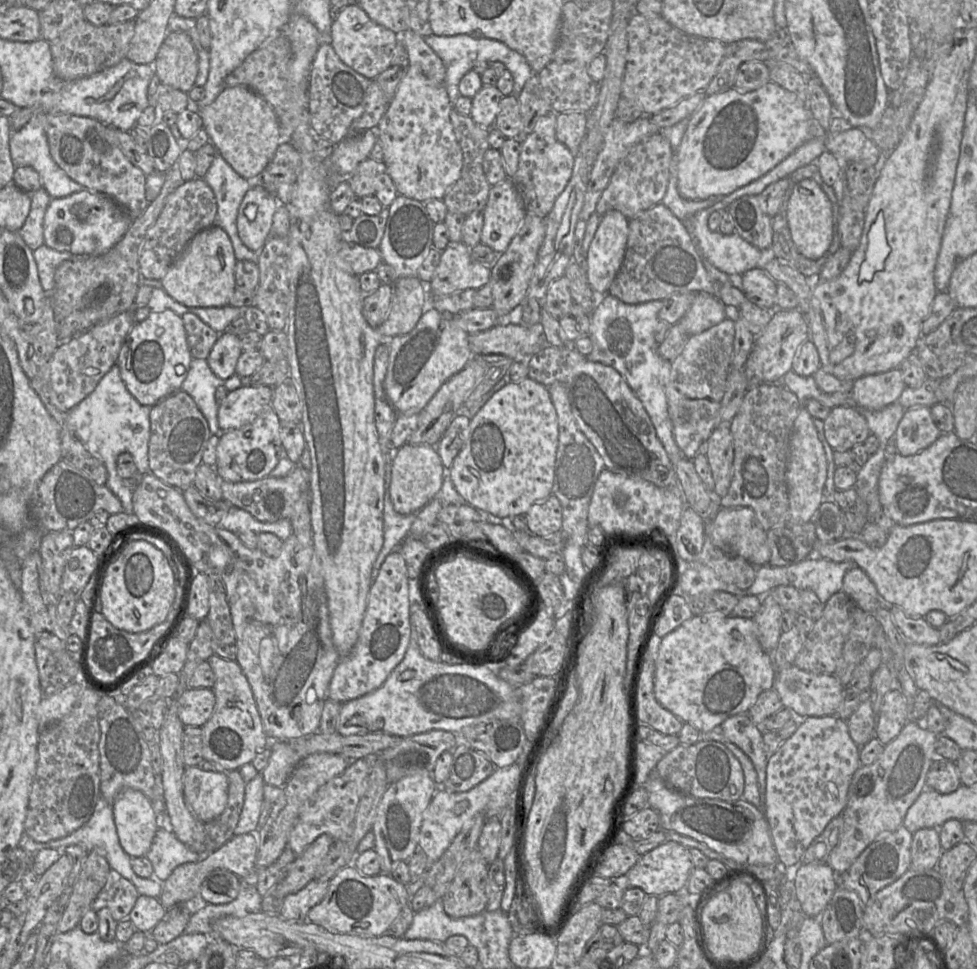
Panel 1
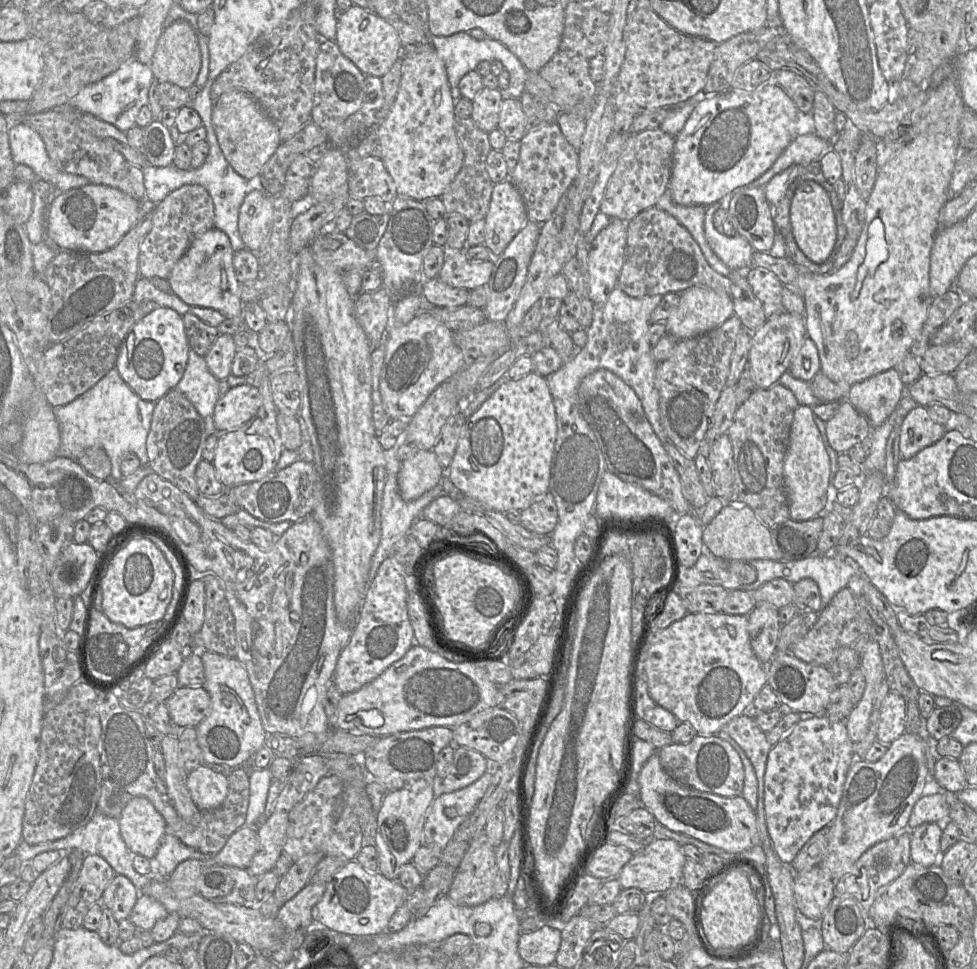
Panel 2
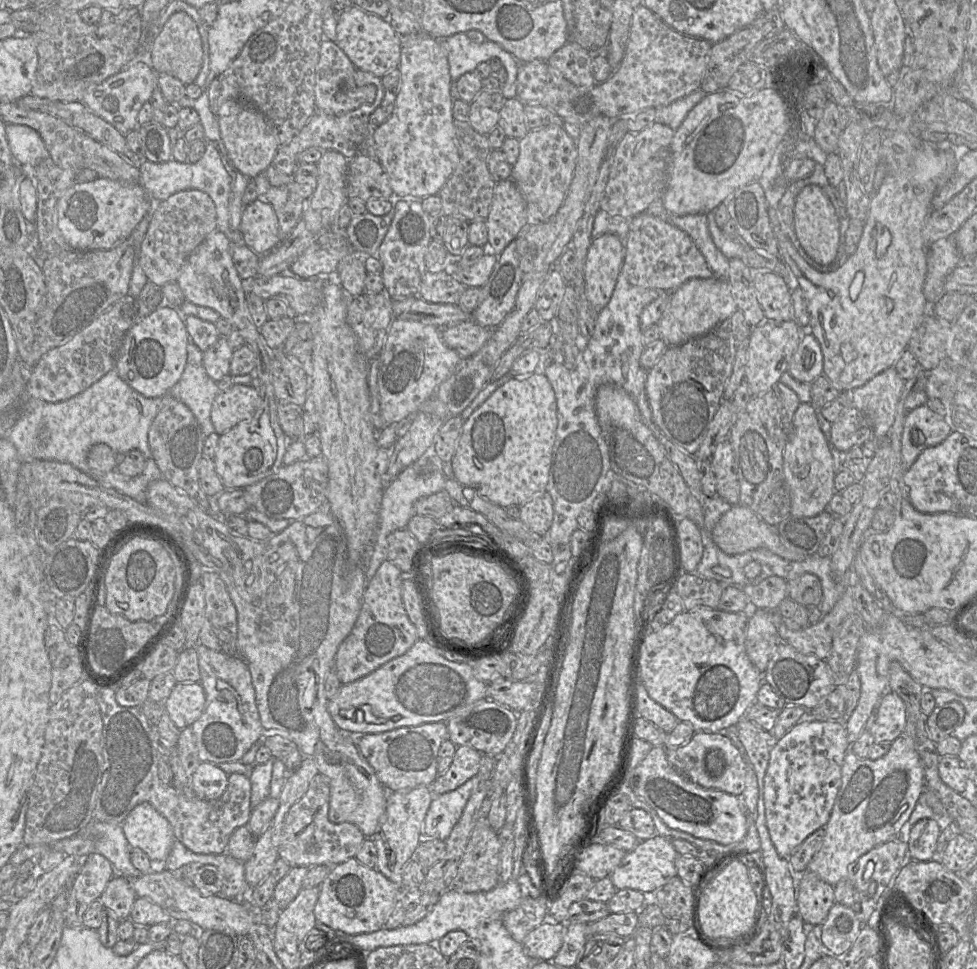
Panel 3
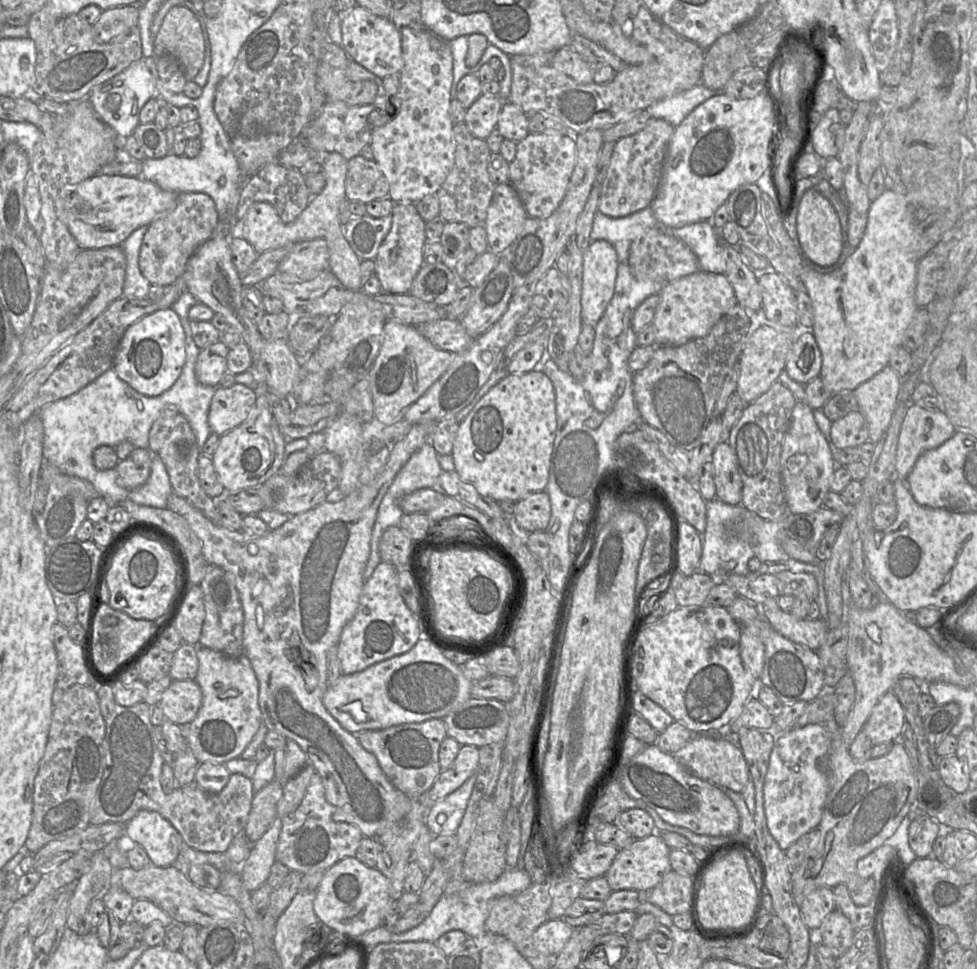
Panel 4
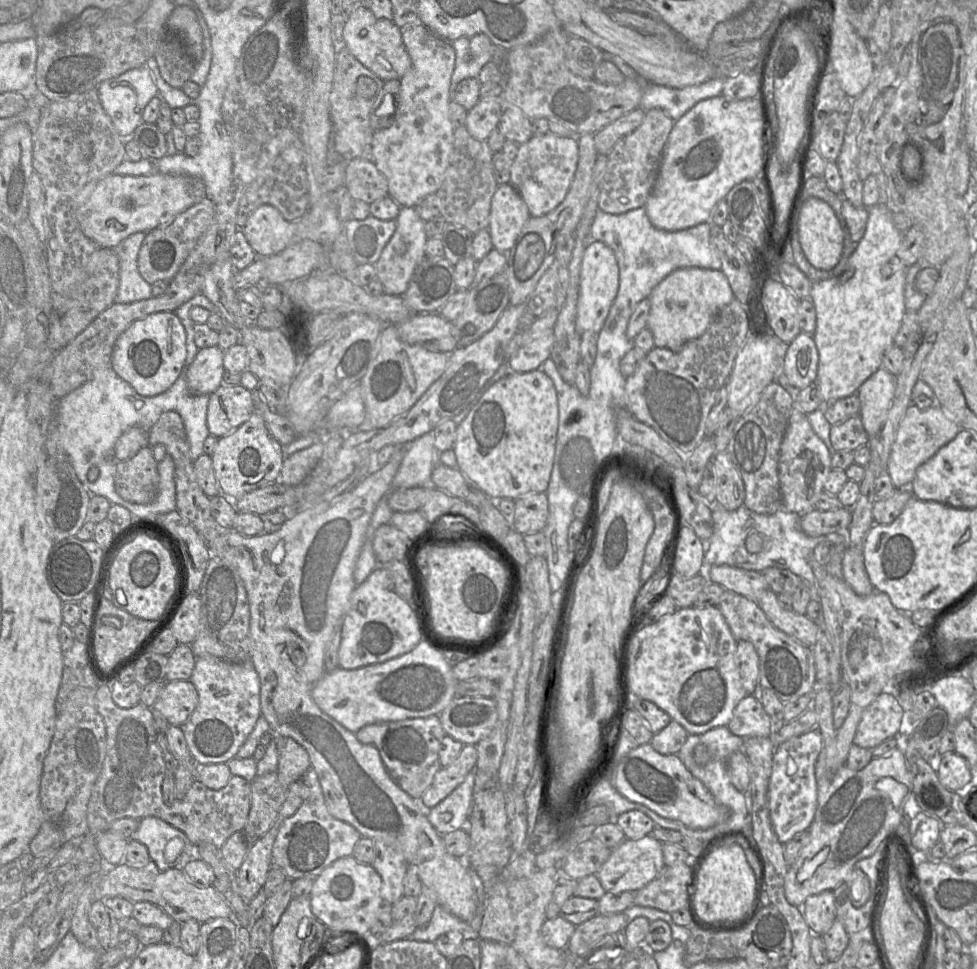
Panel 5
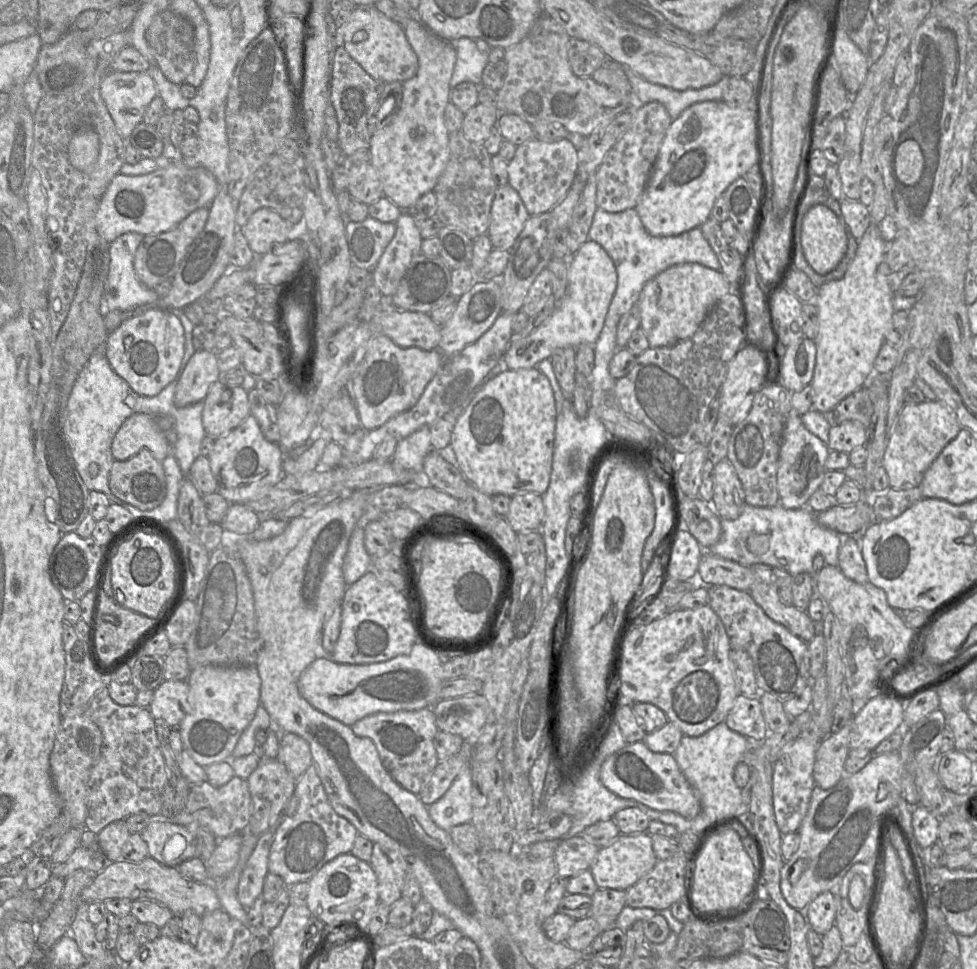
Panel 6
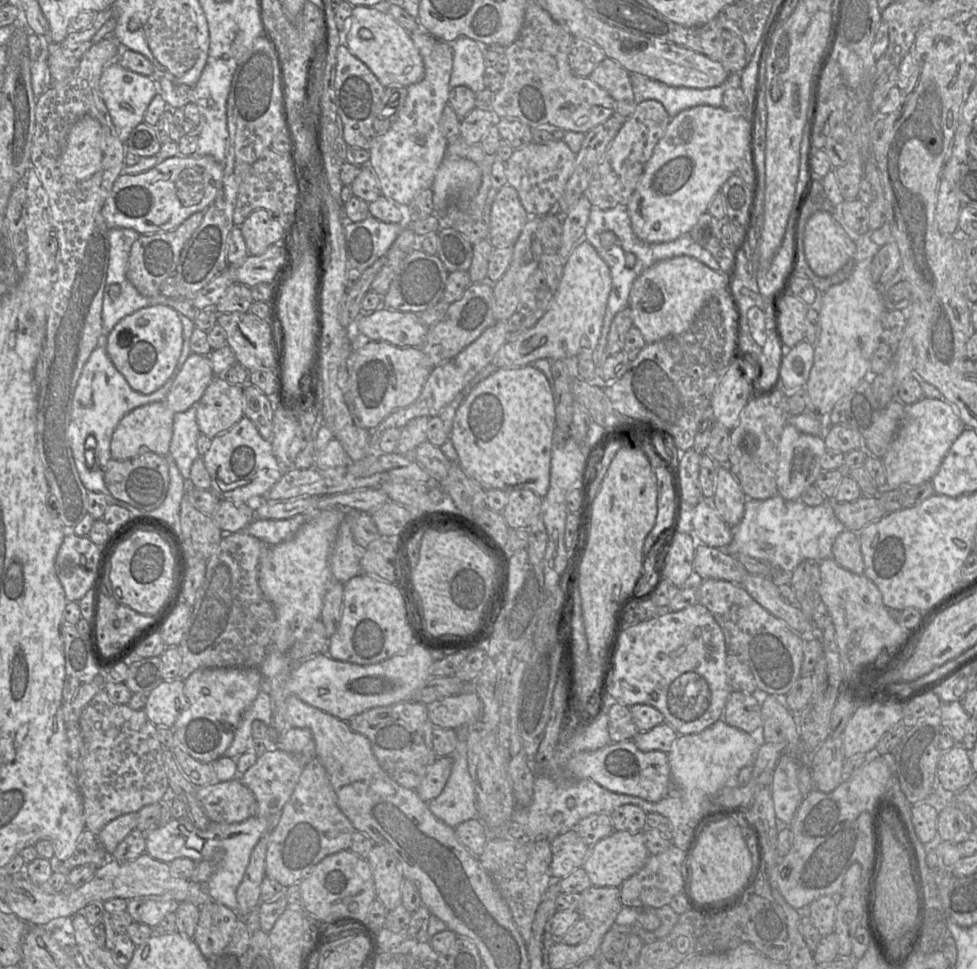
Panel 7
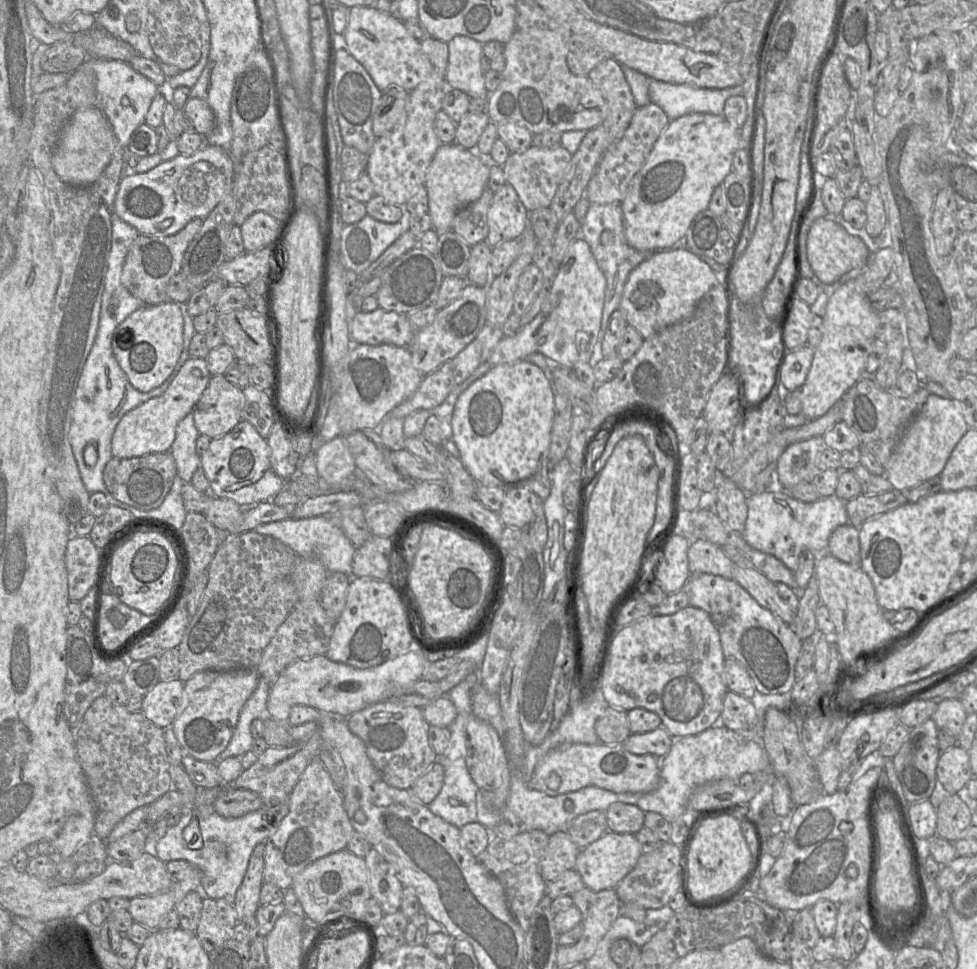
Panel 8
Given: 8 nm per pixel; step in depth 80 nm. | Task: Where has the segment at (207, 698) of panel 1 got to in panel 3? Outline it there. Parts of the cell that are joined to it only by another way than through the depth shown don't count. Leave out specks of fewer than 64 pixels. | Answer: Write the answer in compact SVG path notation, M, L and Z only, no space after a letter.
M200 682L177 683L163 707L175 726L182 730L202 715L206 706L206 695Z

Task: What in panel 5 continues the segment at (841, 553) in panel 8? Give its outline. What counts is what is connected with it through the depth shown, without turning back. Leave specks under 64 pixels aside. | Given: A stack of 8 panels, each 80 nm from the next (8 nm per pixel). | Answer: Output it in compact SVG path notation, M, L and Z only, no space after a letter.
M847 546L842 556L844 581L859 596L868 596L875 592L865 568L862 547Z

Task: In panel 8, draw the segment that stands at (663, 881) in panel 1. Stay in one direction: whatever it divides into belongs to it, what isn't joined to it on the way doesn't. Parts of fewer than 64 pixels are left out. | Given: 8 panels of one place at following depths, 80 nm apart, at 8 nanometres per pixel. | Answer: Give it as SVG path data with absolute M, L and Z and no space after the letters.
M608 830L601 838L581 849L575 869L581 875L585 887L595 892L615 889L634 869L642 854L641 846L635 834L616 833Z

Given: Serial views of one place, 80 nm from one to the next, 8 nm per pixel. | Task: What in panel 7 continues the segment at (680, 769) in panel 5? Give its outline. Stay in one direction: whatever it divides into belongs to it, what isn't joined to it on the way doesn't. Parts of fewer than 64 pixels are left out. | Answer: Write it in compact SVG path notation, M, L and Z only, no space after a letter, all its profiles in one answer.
M633 740L611 743L596 751L579 752L566 762L565 773L576 779L592 779L612 792L639 797L649 802L662 800L671 789L668 754L662 751L643 752Z

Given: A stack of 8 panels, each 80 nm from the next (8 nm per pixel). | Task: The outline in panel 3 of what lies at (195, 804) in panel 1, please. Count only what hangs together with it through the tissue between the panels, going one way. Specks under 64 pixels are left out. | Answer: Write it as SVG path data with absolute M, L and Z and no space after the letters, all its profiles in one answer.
M201 762L191 777L194 794L203 800L215 800L226 790L228 777L216 764Z

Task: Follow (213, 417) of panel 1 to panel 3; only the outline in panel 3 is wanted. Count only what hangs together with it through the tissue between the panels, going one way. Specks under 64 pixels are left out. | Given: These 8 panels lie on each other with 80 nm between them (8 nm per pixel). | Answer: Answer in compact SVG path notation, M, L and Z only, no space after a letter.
M188 339L188 358L180 380L167 393L184 403L196 417L205 437L215 428L211 421L211 409L219 393L218 384L207 374L203 363L203 352Z

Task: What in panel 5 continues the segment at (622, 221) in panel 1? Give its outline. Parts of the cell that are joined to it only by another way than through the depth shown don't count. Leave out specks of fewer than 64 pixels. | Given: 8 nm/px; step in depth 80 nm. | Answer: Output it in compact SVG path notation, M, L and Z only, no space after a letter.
M590 241L585 248L582 264L579 297L576 312L576 331L598 334L603 327L619 286L619 269L612 249L600 241Z

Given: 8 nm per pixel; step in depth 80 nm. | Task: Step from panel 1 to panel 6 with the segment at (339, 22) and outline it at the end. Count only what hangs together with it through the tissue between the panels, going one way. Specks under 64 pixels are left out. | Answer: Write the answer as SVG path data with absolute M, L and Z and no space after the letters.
M374 5L356 6L343 26L344 47L372 77L384 83L405 82L413 78L419 68L418 57L410 45L404 28L380 12Z

